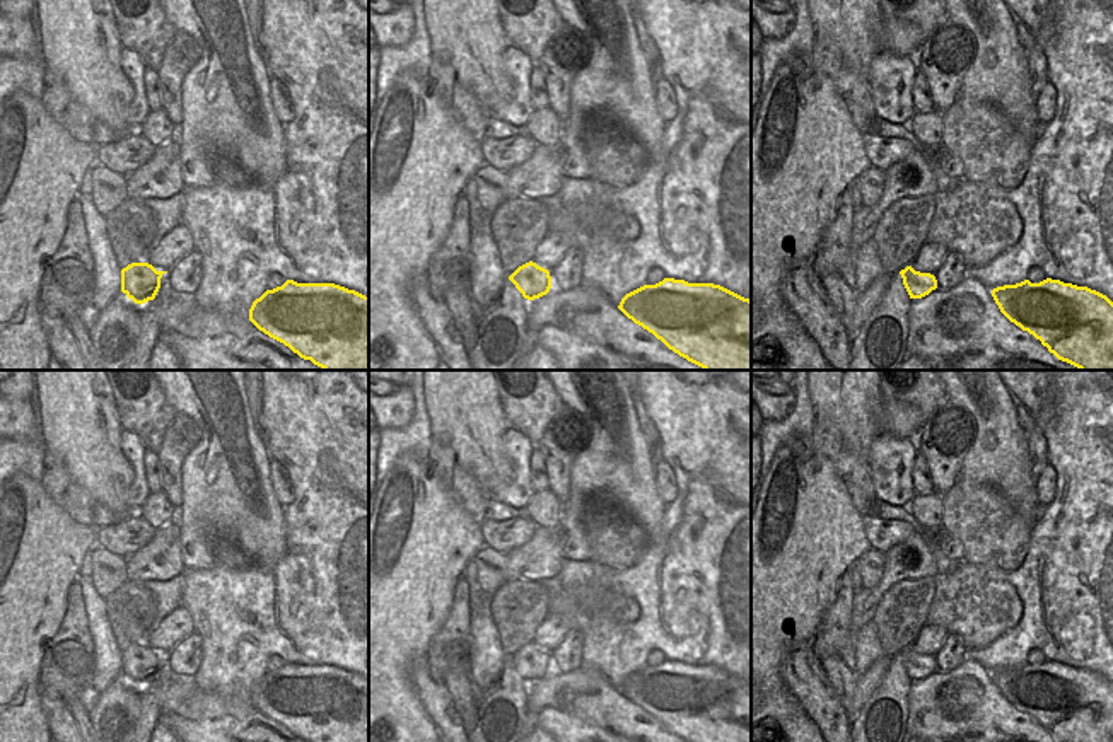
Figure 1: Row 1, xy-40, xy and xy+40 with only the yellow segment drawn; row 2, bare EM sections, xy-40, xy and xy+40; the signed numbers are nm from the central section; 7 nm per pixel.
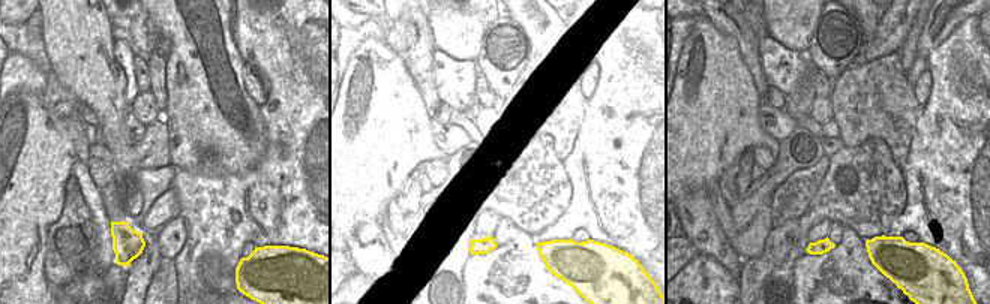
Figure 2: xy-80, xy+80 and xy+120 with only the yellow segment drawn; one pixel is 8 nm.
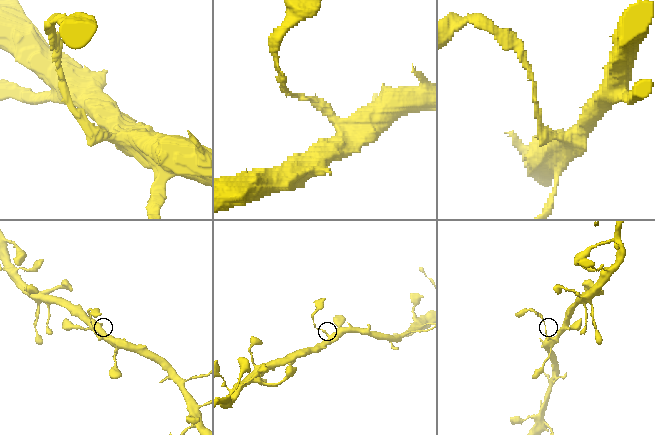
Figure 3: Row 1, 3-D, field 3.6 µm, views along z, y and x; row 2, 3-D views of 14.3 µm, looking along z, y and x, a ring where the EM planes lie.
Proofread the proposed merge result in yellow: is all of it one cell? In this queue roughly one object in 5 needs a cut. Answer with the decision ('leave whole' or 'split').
split

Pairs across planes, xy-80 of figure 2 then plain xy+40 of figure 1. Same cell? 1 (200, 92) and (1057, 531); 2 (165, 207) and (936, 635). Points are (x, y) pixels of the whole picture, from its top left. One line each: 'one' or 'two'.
1: two
2: one

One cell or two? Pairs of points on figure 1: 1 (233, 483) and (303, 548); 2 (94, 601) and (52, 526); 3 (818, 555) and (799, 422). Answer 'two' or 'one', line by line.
1: two
2: two
3: two

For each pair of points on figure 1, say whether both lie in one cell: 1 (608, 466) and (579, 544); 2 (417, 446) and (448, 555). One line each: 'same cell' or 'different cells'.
1: same cell
2: different cells

